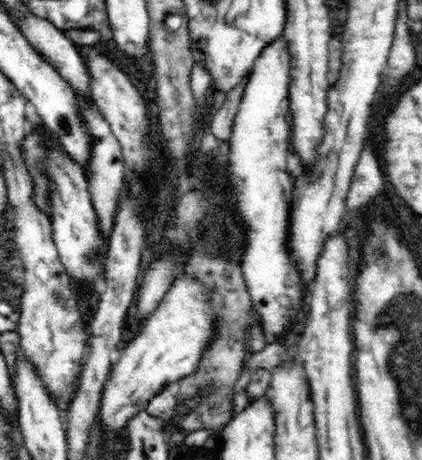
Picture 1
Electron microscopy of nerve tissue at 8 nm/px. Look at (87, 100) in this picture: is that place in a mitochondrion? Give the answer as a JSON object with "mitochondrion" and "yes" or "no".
{"mitochondrion":"no"}

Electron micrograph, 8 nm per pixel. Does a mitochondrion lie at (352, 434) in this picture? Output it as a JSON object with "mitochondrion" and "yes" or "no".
{"mitochondrion":"no"}

